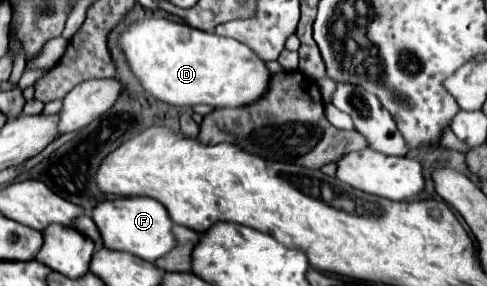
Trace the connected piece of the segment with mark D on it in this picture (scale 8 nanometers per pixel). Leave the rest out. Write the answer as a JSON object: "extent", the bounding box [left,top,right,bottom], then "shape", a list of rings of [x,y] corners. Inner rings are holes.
{"extent":[119,17,269,107],"shape":[[[143,17],[133,21],[121,35],[119,35],[119,47],[127,59],[127,65],[131,73],[137,77],[141,87],[153,95],[155,99],[169,103],[169,105],[197,105],[205,103],[211,107],[241,107],[257,101],[269,83],[269,69],[265,63],[243,43],[227,37],[219,37],[215,33],[193,29],[185,23],[175,23],[163,17]]]}

